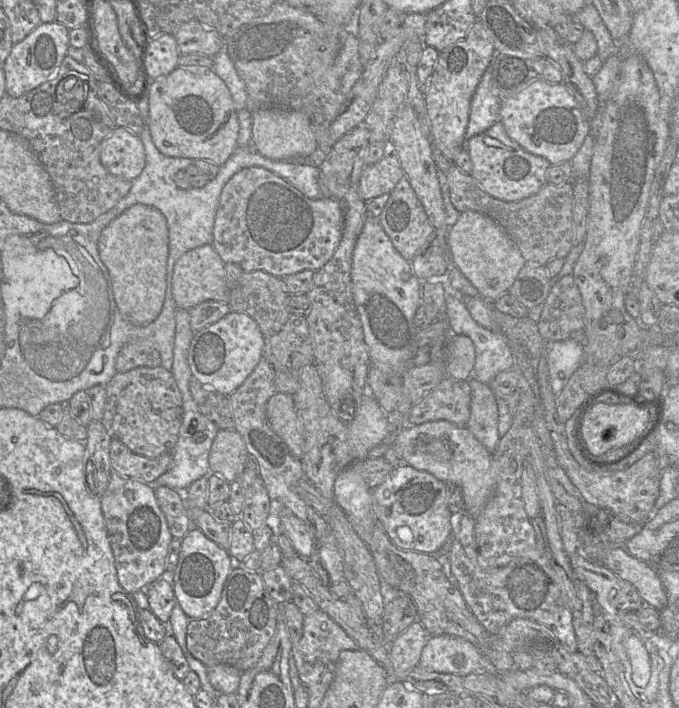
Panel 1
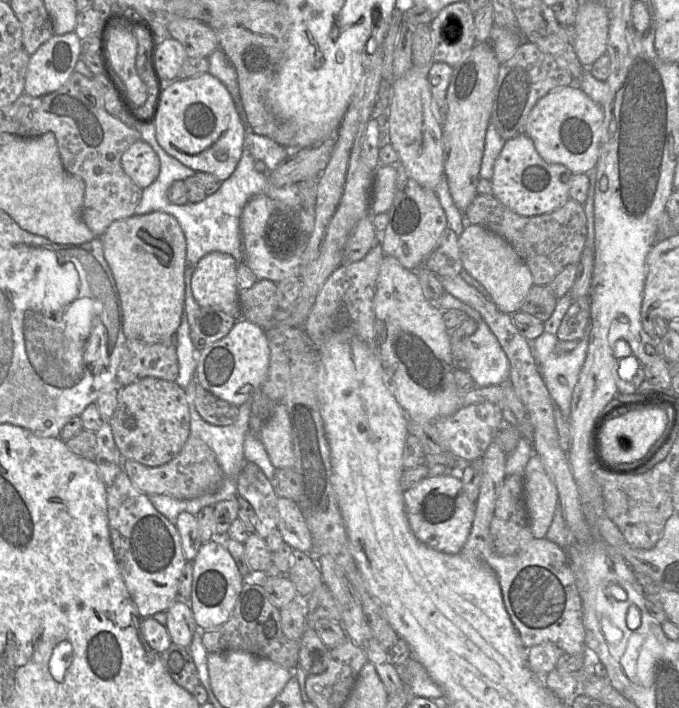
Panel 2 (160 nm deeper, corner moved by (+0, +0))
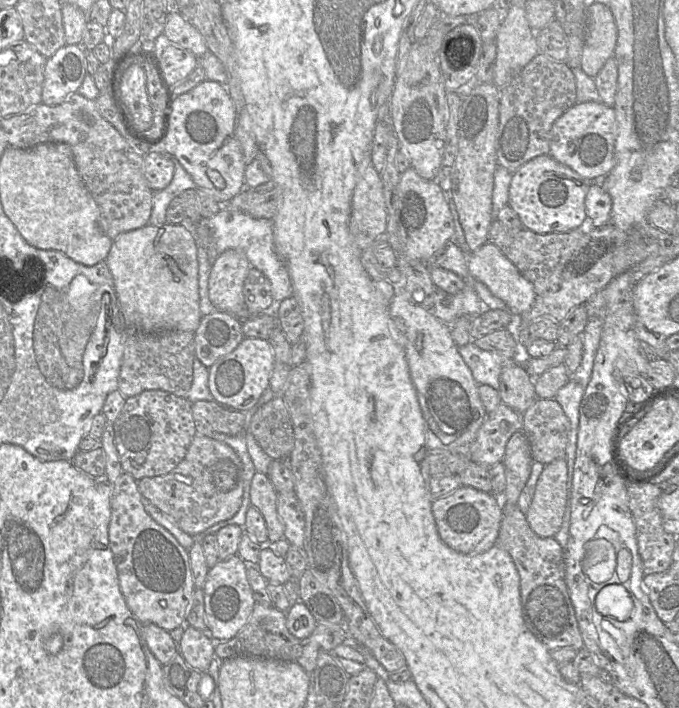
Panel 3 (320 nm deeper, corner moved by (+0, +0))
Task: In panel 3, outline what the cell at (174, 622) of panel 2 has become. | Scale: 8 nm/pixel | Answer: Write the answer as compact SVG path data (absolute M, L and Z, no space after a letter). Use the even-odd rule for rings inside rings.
M185 625L180 639L179 653L190 667L200 673L207 673L215 657L215 641L208 632Z

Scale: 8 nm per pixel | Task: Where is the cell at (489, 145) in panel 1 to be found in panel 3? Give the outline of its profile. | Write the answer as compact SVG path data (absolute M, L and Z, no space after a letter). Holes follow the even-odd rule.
M549 155L537 156L511 174L508 206L525 228L537 233L563 233L578 229L587 218L585 197L589 181Z

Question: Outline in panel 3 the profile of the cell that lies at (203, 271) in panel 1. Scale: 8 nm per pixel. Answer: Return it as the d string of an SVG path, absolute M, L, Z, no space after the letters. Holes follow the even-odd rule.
M237 249L220 253L211 265L208 280L209 299L217 310L232 314L242 321L250 316L244 301L244 281L251 265Z

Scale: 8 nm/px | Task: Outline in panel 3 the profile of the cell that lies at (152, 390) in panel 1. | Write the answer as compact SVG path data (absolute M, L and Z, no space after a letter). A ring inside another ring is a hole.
M158 389L127 397L112 426L122 470L137 481L171 472L184 459L197 434L188 398Z

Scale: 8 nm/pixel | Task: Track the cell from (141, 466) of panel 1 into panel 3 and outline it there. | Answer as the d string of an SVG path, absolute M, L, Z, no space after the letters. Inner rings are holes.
M197 435L184 459L168 474L137 481L140 493L179 528L196 537L213 525L231 519L240 509L244 492L243 463L227 444Z

